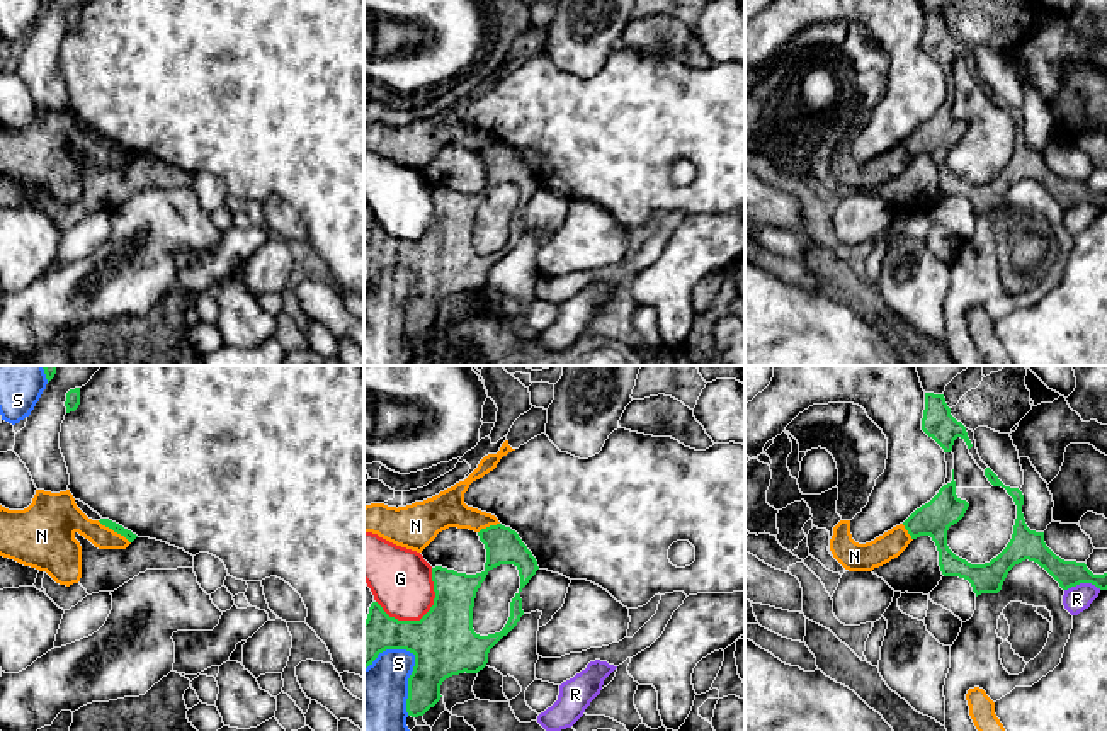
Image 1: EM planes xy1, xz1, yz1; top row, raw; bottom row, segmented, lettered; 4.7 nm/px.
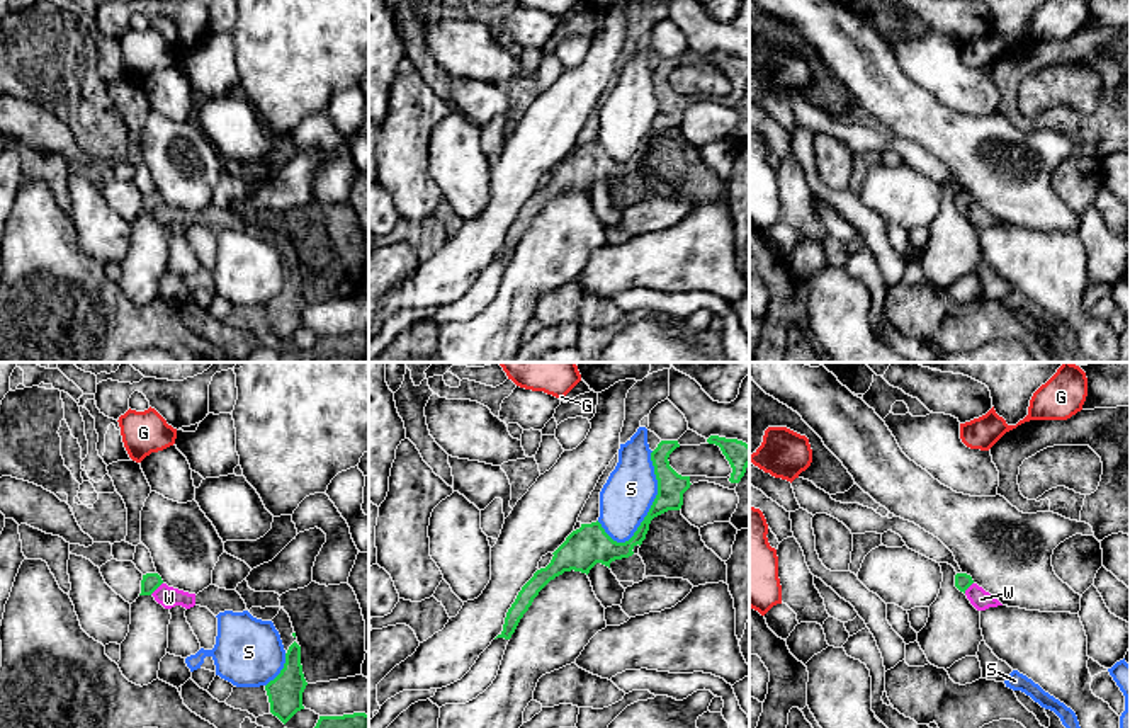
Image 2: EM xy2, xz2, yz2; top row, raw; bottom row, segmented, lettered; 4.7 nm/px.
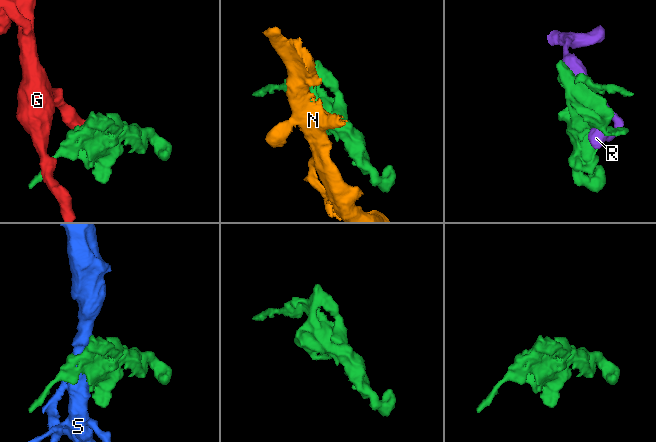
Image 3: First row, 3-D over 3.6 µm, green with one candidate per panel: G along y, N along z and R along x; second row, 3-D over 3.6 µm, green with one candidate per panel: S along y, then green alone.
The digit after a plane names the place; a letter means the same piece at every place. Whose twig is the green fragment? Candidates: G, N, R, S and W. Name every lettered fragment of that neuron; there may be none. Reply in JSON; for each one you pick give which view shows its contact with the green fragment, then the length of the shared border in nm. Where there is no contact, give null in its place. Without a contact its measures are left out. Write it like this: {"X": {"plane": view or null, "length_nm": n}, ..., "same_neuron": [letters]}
{"W": {"plane": "xy2", "length_nm": 90}, "same_neuron": ["W"]}

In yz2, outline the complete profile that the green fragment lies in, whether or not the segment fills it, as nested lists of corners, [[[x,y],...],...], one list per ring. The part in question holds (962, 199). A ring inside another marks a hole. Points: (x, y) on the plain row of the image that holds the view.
[[[957,192],[955,194],[955,206],[967,214],[970,223],[977,230],[986,230],[989,226],[1003,225],[997,218],[994,218],[989,211],[979,206],[970,194]]]

